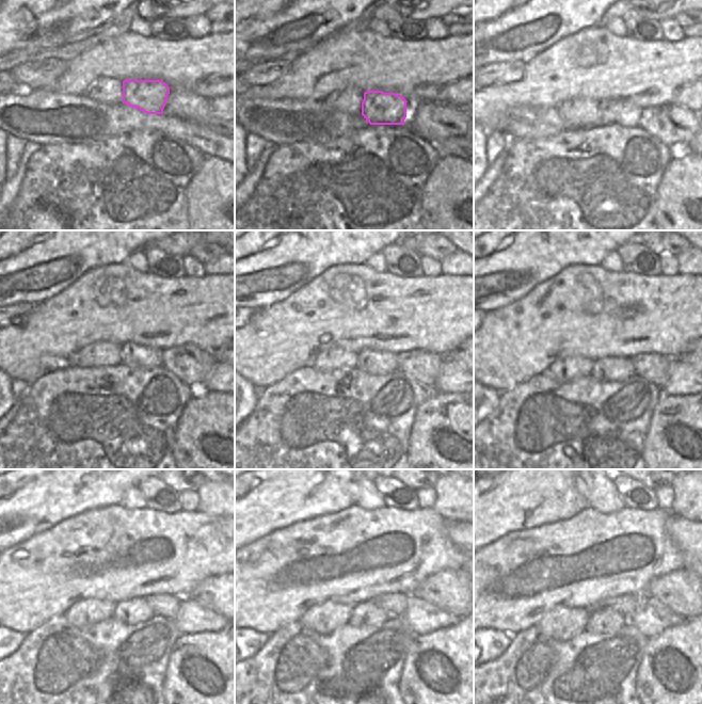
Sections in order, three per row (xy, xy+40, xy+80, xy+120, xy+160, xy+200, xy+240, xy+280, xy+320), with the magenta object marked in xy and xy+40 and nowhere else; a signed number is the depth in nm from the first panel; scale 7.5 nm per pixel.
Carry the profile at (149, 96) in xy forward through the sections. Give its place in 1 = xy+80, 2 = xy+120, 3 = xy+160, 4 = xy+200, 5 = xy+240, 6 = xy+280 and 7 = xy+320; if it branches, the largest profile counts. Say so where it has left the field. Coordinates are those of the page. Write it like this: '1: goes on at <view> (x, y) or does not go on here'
1: goes on at xy+80 (611, 111)
2: goes on at xy+120 (131, 354)
3: goes on at xy+160 (372, 362)
4: goes on at xy+200 (608, 368)
5: goes on at xy+240 (133, 611)
6: goes on at xy+280 (366, 613)
7: goes on at xy+320 (602, 621)

